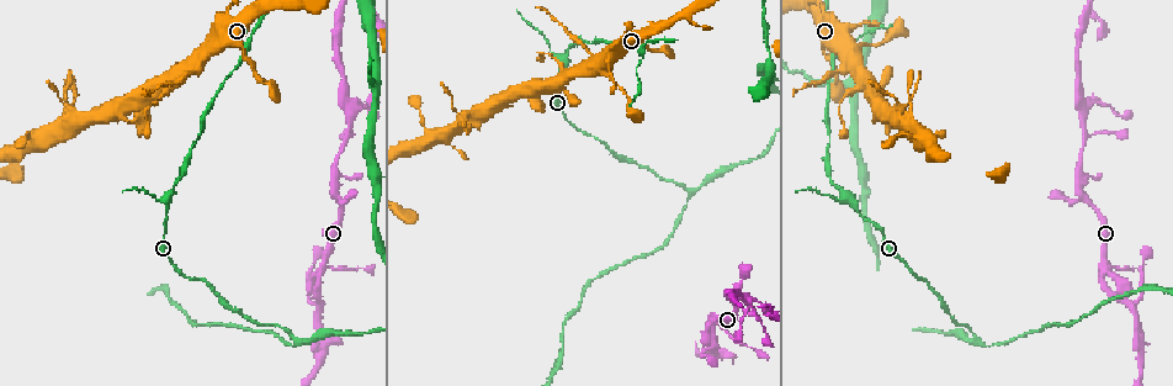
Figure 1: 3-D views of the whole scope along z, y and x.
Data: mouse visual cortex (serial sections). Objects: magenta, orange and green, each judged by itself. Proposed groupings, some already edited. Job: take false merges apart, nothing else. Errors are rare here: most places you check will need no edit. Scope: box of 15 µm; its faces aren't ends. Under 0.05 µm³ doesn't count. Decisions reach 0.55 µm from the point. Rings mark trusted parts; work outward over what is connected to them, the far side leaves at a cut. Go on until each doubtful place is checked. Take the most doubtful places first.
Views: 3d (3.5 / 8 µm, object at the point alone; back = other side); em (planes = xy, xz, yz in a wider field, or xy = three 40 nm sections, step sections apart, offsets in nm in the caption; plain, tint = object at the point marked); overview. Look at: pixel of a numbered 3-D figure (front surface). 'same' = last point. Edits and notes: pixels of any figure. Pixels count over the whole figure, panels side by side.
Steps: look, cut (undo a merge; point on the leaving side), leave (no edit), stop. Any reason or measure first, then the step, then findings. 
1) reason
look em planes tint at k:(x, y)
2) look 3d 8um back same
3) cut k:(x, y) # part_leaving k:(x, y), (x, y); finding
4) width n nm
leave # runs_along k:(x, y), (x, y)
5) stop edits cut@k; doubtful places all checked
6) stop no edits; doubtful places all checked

thin neck
look 3d 3.5um at 1:(586, 50)

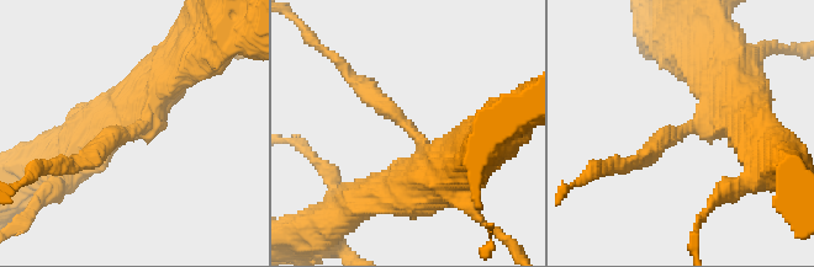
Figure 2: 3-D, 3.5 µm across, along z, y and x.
arm_widths 250, 600 nm
look em xy step 1 tint at 2:(682, 128)

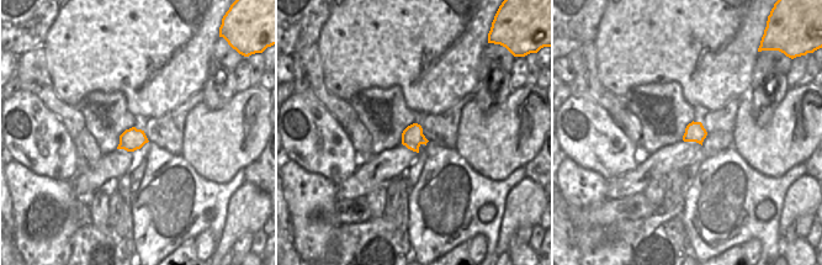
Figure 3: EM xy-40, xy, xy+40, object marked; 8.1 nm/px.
leave # runs_along 2:(437, 180), (426, 180), (422, 143), (354, 79); one cell here

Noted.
arms part here
look em xy step 3 tint at 1:(165, 198)

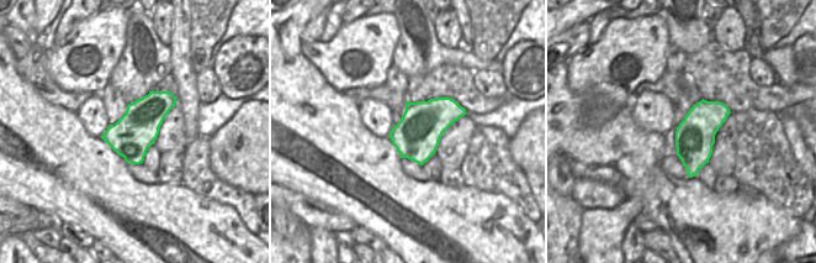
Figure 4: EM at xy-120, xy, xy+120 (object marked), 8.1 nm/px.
see where the arms go
look 3d 3.5um same

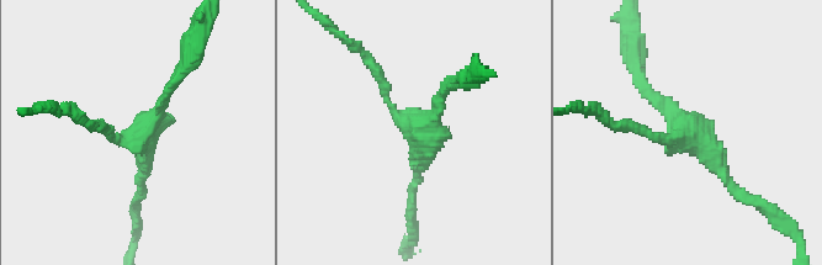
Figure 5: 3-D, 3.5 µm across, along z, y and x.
leave # runs_along 5:(747, 196), (640, 79); all the same cell

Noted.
sharp bend
look 3d 8um back at 1:(690, 190)

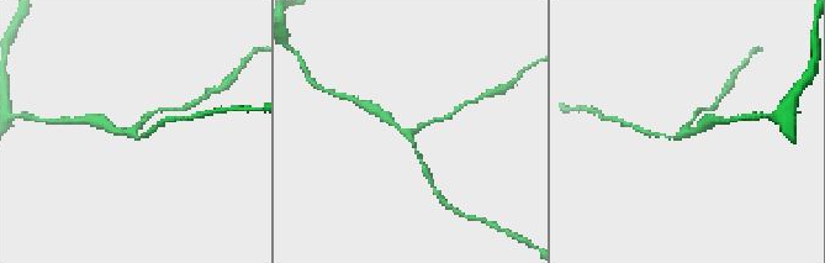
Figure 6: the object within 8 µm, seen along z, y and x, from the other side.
zoom in
look 3d 3.5um at 6:(135, 132)

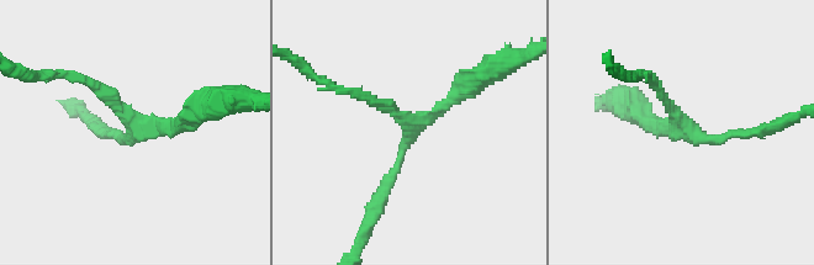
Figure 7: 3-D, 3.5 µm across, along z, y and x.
leave # runs_along 7:(650, 77), (704, 141), (751, 133); one cell here

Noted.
four arms meet
look 3d 3.5um at 1:(714, 319)

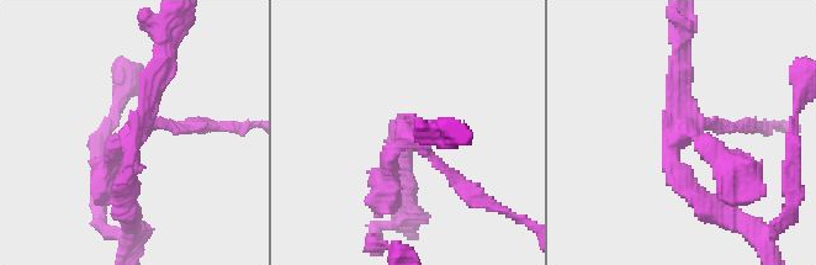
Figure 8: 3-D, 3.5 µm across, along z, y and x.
arms 4; arm_widths 150, 200, 250, 250 nm; now the EM
look em xy step 5 plain at 8:(411, 135)

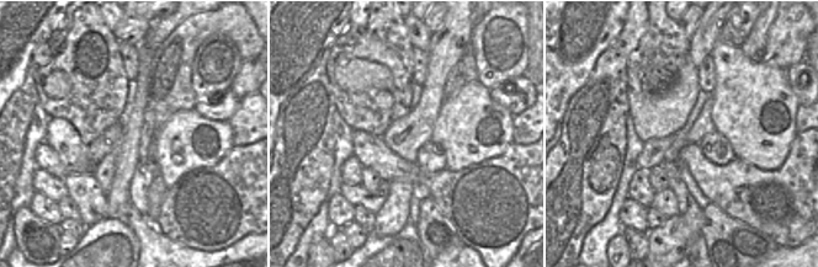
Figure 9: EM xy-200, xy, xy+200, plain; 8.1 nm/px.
where the object lies
look em xy step 5 tint same

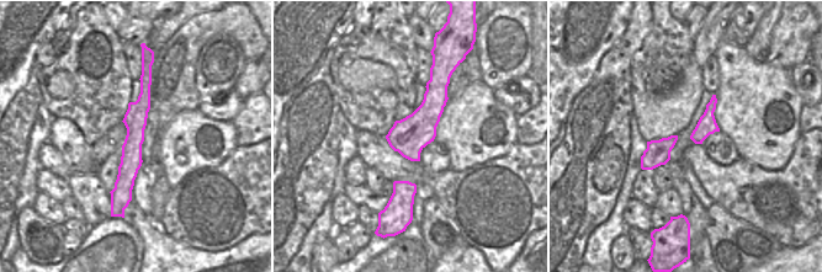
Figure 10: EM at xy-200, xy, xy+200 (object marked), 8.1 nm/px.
leave # all the same cell

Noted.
three-way junction
look 3d 3.5um at 1:(742, 298)

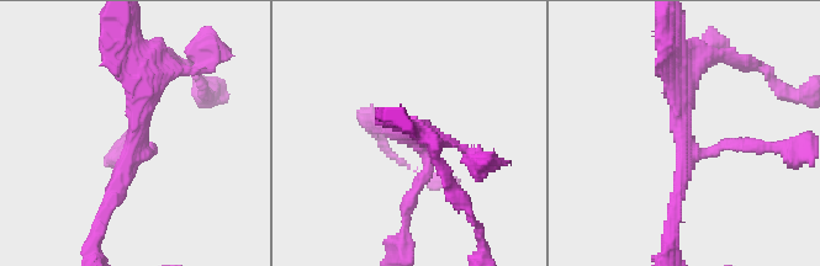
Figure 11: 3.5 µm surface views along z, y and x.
shape alone is not enough
look em xy step 3 tint at 11:(687, 156)

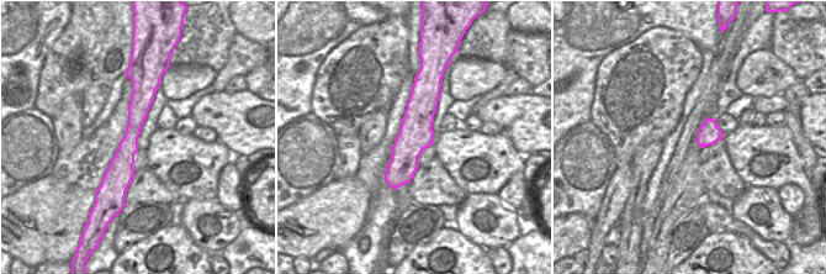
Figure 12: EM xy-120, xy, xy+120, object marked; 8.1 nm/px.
another direction
look em xy step 2 tint same

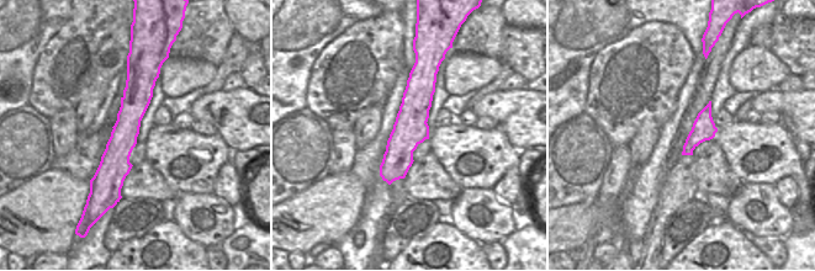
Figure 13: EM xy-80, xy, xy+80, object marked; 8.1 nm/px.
leave # runs_along 13:(138, 69), (116, 195); all the same cell

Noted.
three-way junction
look 3d 8um at 1:(1081, 114)

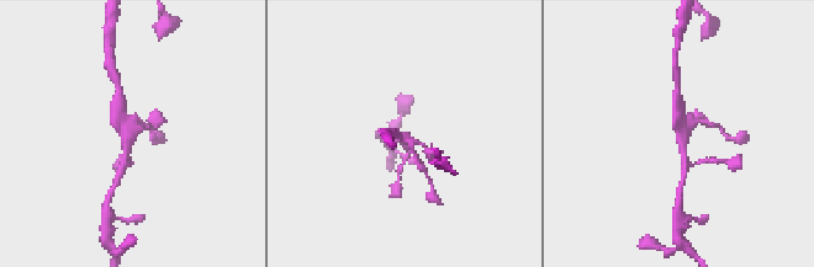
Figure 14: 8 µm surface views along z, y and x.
shape alone is not enough
look em xy step 1 tint at 14:(682, 137)

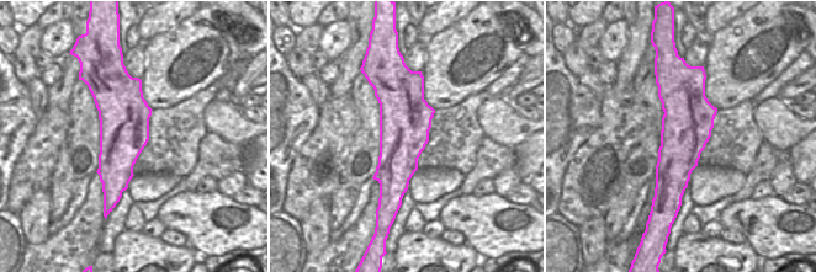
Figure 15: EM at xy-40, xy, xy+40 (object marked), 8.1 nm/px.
width 420 nm
leave # runs_along 15:(674, 74), (676, 200), (678, 202); all the same cell

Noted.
stop no edits; doubtful places all checked

